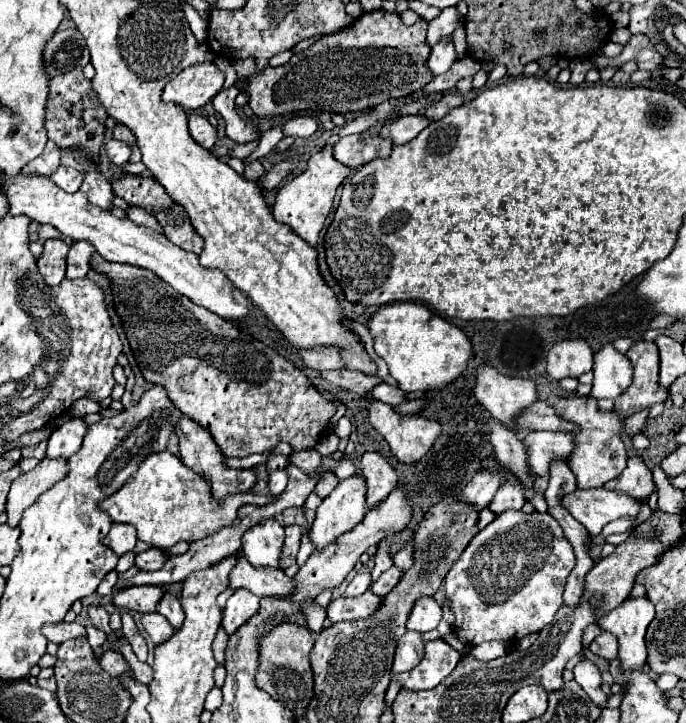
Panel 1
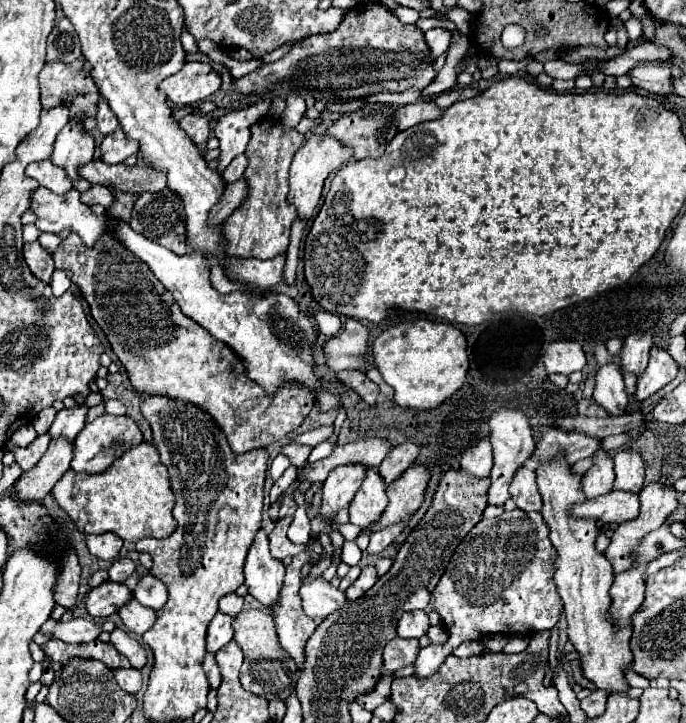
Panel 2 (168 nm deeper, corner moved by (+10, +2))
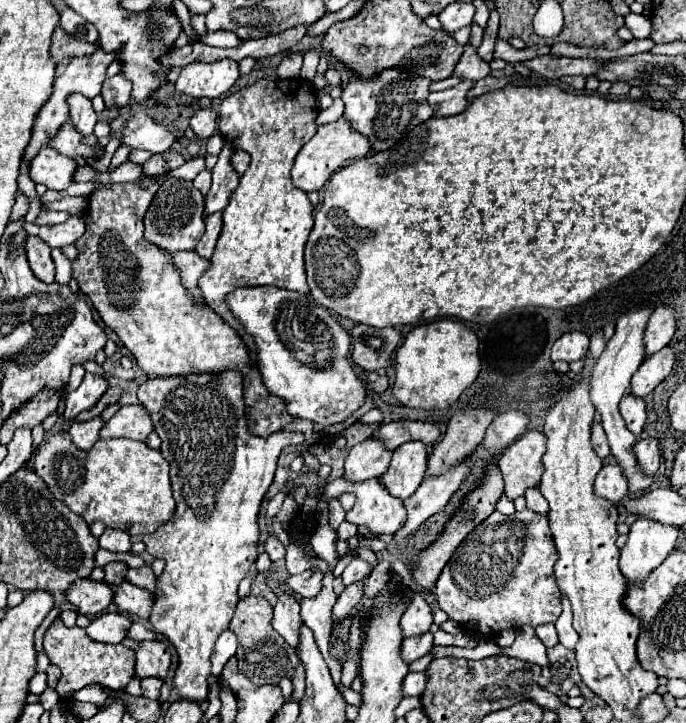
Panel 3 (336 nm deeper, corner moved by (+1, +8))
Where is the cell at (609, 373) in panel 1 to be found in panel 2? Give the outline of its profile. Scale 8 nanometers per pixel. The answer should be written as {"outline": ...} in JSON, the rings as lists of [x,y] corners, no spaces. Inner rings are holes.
{"outline":[[[604,365],[598,369],[594,401],[602,405],[612,417],[620,417],[626,413],[630,399],[624,391],[624,381],[616,365]]]}

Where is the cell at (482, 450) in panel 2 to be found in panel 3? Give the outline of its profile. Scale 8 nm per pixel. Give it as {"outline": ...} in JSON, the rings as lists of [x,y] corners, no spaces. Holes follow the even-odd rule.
{"outline":[[[507,411],[495,417],[495,421],[487,427],[485,437],[481,441],[481,447],[485,447],[489,453],[499,455],[507,445],[511,445],[521,433],[525,433],[529,419],[519,411]]]}

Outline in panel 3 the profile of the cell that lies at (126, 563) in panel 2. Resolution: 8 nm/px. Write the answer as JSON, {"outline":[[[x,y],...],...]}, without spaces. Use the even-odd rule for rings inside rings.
{"outline":[[[109,563],[103,569],[105,569],[105,581],[107,583],[121,585],[125,581],[125,575],[127,575],[127,569],[129,567],[125,563]]]}

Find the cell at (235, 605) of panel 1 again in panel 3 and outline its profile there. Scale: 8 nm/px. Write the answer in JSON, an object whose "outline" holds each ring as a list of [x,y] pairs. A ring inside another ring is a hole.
{"outline":[[[225,629],[219,635],[219,639],[215,641],[215,649],[213,649],[213,655],[211,655],[211,663],[213,663],[211,673],[215,677],[221,675],[223,665],[227,663],[227,659],[231,655],[235,655],[235,649],[237,649],[237,637],[235,637],[235,633],[231,633],[231,629]]]}

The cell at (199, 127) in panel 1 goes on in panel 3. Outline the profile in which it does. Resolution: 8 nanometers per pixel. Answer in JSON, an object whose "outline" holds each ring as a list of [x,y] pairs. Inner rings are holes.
{"outline":[[[197,109],[191,117],[191,129],[195,131],[197,139],[207,141],[217,129],[217,113],[213,109]]]}

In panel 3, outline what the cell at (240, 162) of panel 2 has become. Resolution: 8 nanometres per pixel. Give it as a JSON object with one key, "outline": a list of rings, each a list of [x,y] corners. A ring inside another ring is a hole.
{"outline":[[[237,149],[237,151],[233,153],[233,157],[231,157],[231,165],[233,165],[233,169],[235,169],[239,175],[243,175],[243,173],[247,171],[247,167],[249,167],[249,157],[247,157],[247,153],[243,153],[241,149]]]}

